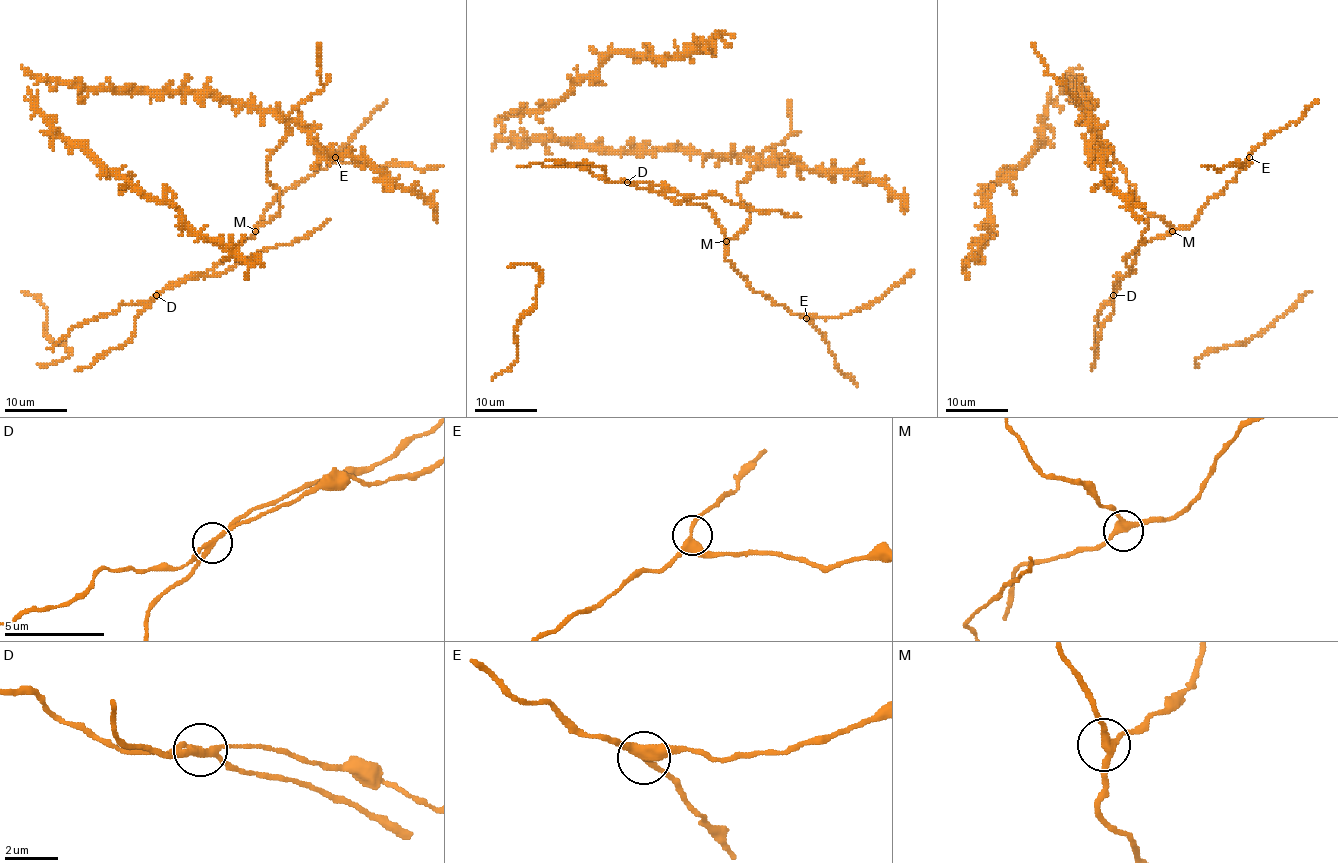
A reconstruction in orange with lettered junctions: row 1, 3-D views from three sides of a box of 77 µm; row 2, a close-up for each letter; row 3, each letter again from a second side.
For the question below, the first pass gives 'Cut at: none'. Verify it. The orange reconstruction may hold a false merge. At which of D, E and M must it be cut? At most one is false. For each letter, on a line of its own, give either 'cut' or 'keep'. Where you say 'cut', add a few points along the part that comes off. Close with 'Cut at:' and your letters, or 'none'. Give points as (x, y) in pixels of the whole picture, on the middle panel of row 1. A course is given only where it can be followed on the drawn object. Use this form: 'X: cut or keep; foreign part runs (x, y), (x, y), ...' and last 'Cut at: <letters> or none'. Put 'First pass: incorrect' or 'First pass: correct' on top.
First pass: incorrect
D: cut; foreign part runs (627, 181), (669, 186), (682, 195), (707, 197), (715, 192), (746, 208), (777, 209), (789, 216), (801, 216)
E: keep
M: keep
Cut at: D

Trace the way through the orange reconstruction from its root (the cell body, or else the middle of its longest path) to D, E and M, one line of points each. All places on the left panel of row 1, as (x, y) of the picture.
D: (269, 156), (268, 179), (280, 193), (279, 214), (263, 223), (224, 261), (205, 272), (167, 285), (156, 296)
E: (269, 156), (268, 179), (279, 189), (280, 209), (255, 228), (277, 196), (335, 157)
M: (269, 156), (268, 179), (279, 189), (280, 209), (277, 215), (255, 231)

